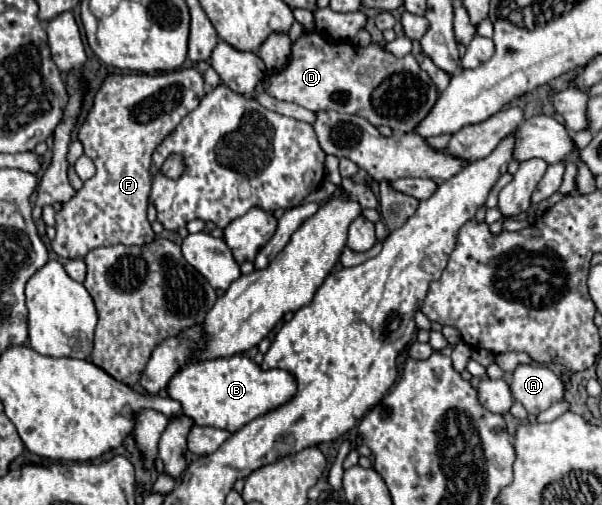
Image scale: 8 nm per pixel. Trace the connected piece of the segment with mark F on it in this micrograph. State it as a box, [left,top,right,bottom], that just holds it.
[51,69,205,259]

